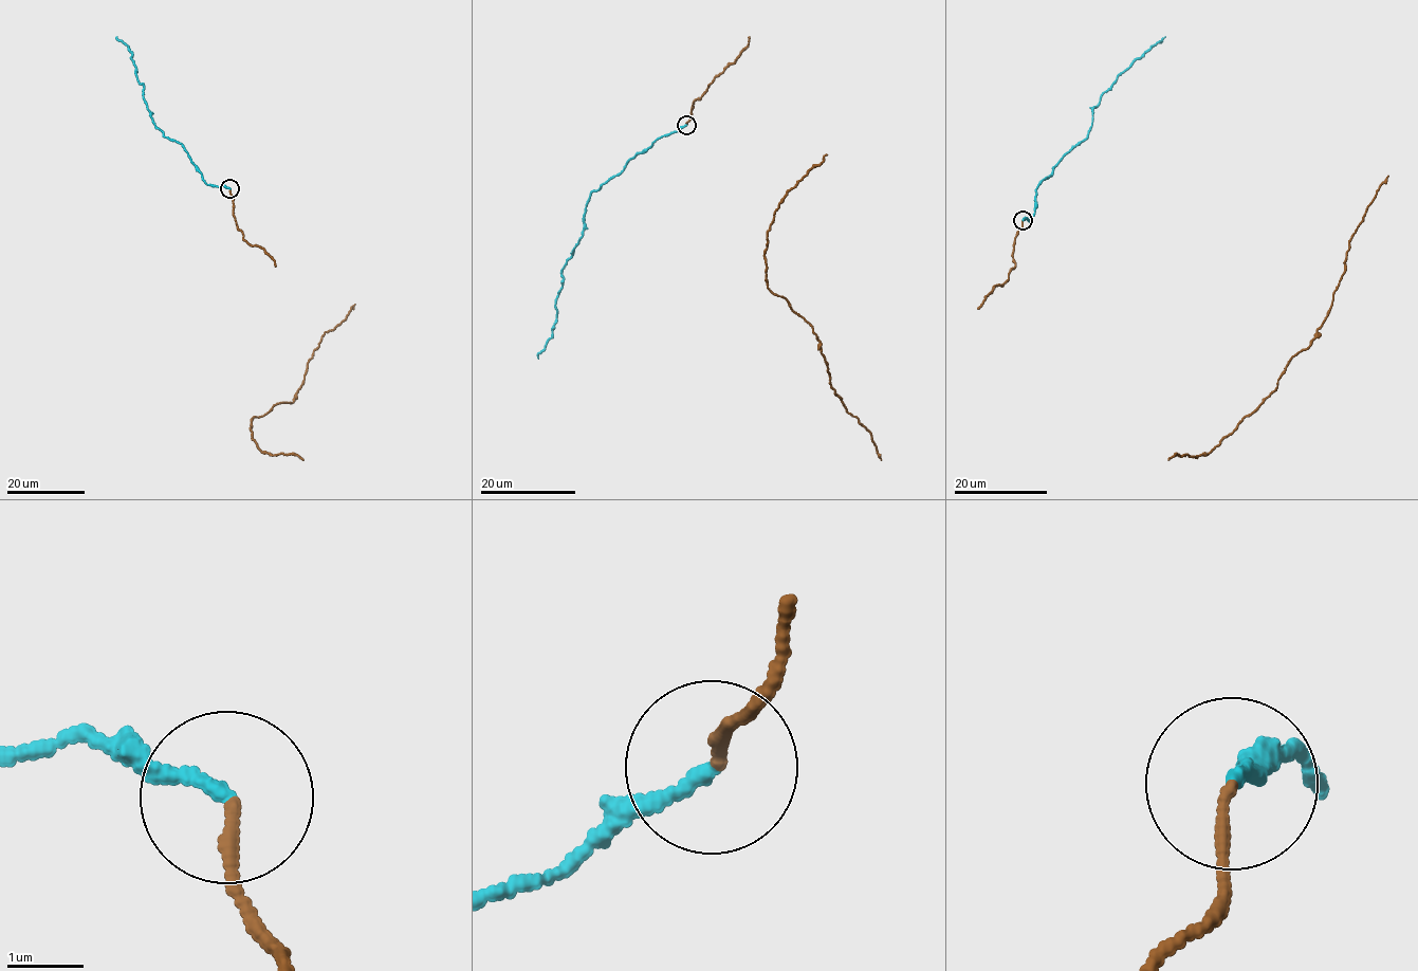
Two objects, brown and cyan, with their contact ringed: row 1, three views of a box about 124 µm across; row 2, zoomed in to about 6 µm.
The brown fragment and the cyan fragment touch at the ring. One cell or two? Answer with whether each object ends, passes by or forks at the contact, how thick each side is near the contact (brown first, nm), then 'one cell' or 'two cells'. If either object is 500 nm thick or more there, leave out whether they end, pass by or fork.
brown ends there; cyan ends there; 150 nm thick on the brown side, 180 nm on the other; one cell

